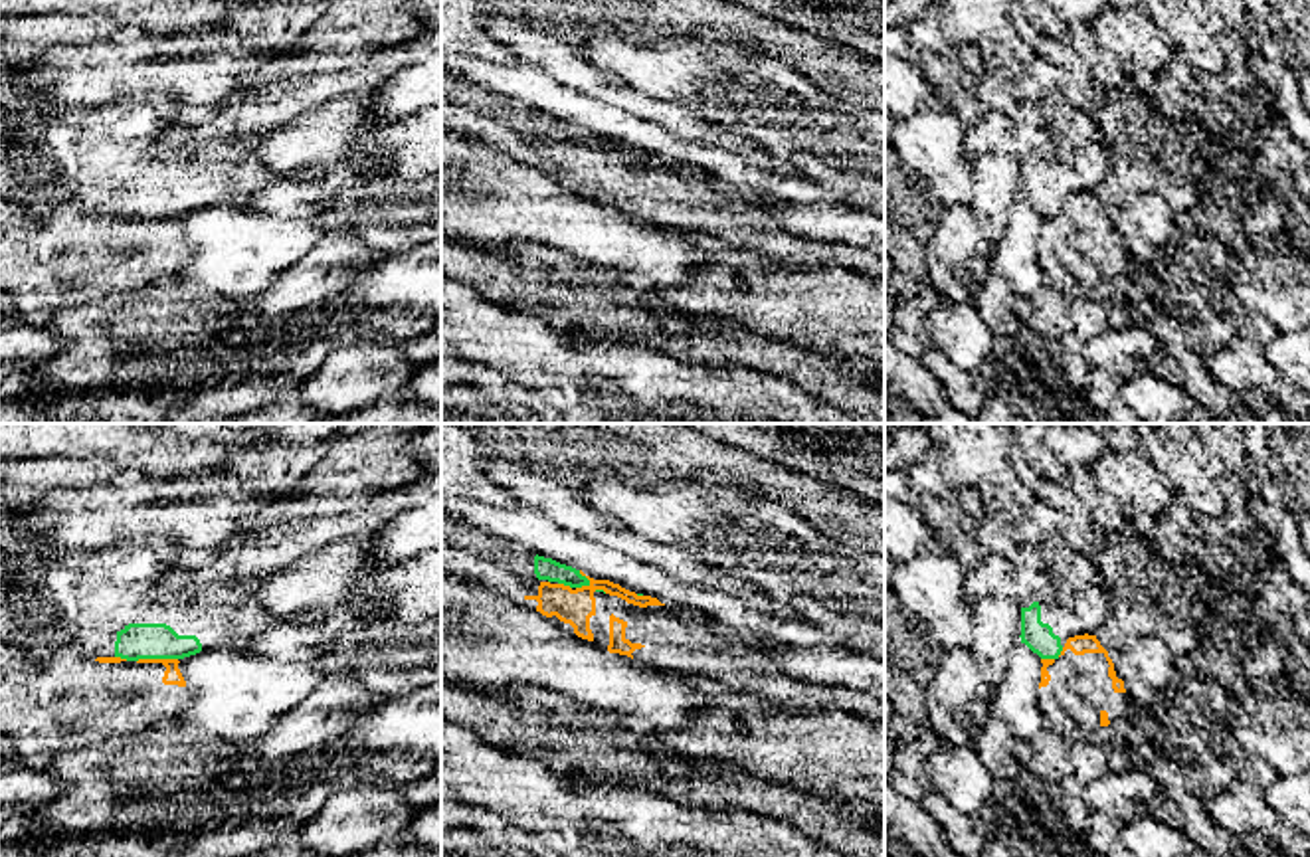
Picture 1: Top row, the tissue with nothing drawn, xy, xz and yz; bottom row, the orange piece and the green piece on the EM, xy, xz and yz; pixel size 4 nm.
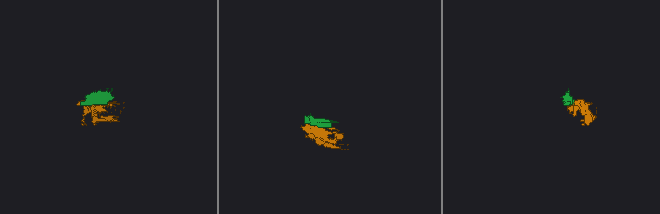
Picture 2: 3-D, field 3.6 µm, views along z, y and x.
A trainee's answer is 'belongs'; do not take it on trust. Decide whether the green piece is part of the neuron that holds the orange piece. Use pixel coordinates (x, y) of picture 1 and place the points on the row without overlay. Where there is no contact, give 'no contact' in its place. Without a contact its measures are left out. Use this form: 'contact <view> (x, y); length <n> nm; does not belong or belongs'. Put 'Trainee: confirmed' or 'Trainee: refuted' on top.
Trainee: refuted
contact xy (157, 216); length 170 nm; does not belong

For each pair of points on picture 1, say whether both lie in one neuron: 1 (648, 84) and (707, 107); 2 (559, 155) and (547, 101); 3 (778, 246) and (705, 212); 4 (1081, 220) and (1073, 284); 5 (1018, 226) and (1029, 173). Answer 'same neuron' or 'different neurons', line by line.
1: same neuron
2: different neurons
3: same neuron
4: same neuron
5: different neurons

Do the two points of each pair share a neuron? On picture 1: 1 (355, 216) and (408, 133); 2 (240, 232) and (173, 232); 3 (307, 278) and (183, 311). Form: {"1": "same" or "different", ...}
{"1": "same", "2": "different", "3": "different"}

